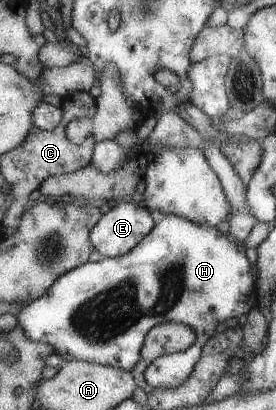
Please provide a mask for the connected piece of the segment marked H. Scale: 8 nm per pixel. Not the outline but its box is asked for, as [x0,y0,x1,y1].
[16,213,259,389]

